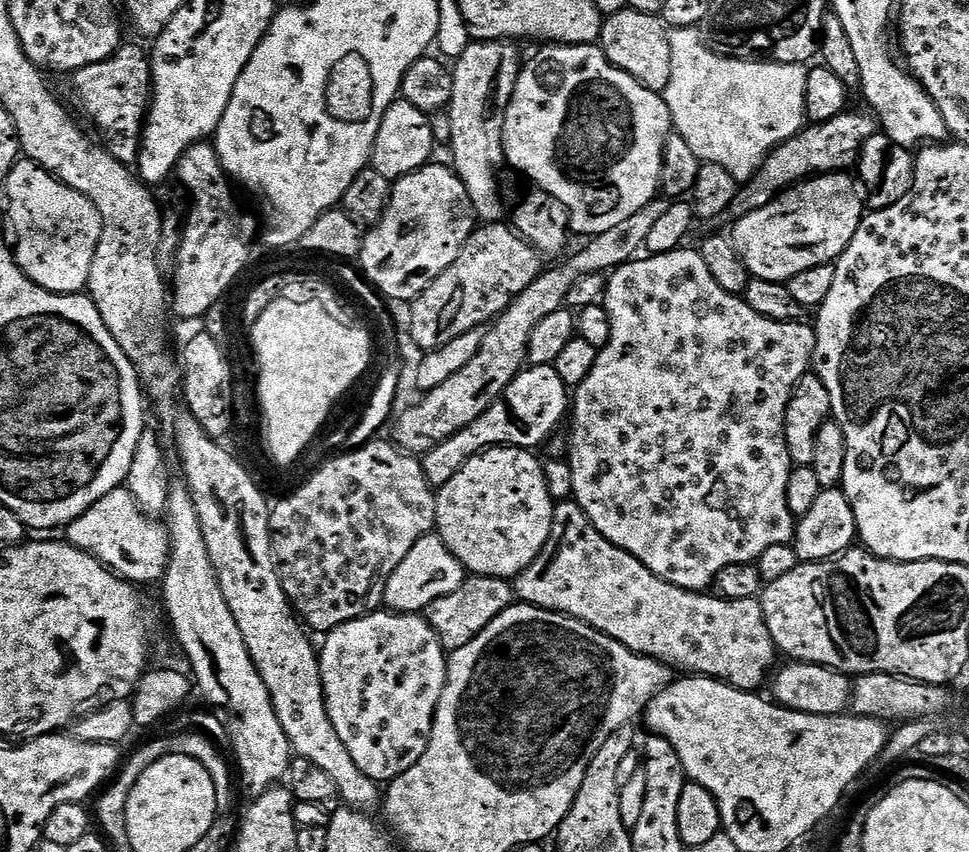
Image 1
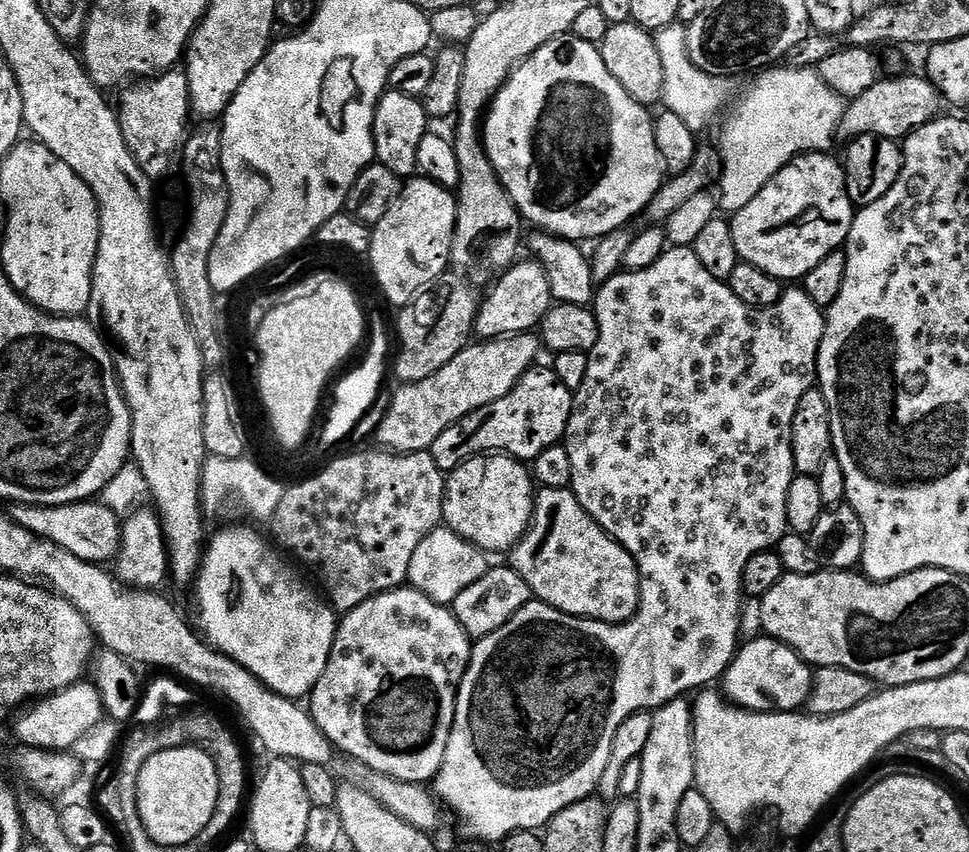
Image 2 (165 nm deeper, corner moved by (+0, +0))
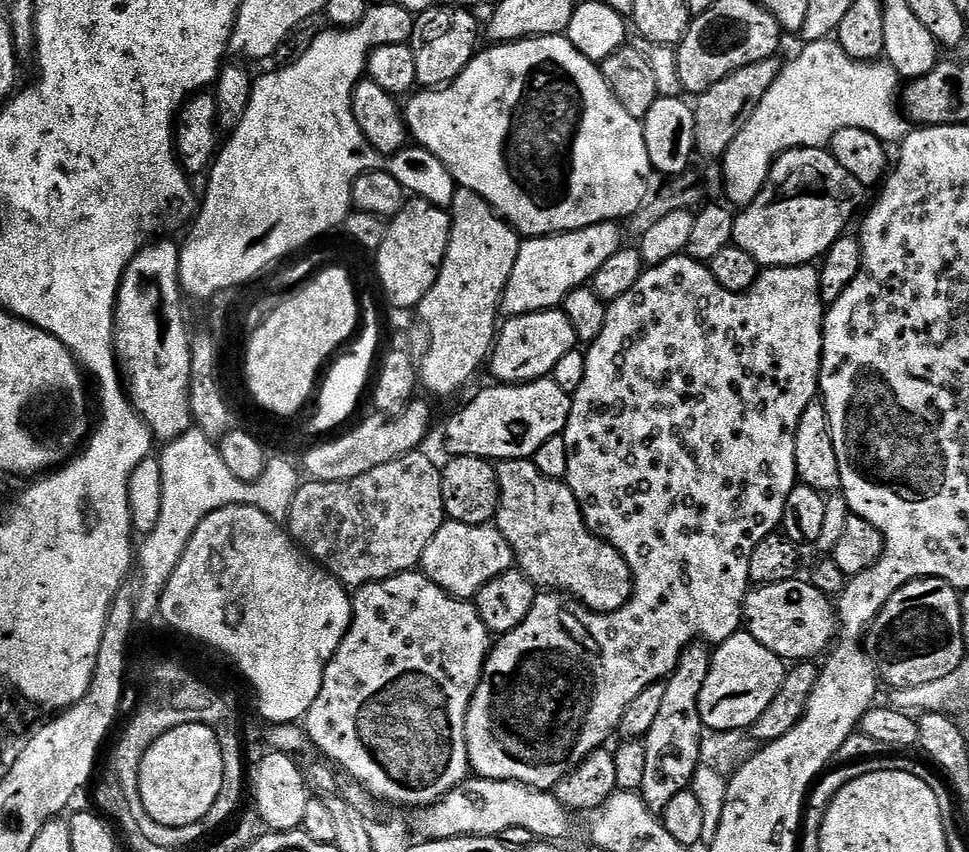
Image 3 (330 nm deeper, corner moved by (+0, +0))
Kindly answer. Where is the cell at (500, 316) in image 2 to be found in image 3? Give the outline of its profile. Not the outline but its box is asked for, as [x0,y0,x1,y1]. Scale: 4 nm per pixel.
[500,222,622,318]

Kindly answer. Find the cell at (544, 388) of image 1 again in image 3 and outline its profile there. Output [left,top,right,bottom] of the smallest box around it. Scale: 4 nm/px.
[444,378,572,462]

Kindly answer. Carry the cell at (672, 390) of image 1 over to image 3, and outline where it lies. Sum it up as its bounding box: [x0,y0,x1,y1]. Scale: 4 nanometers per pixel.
[464,254,826,789]

